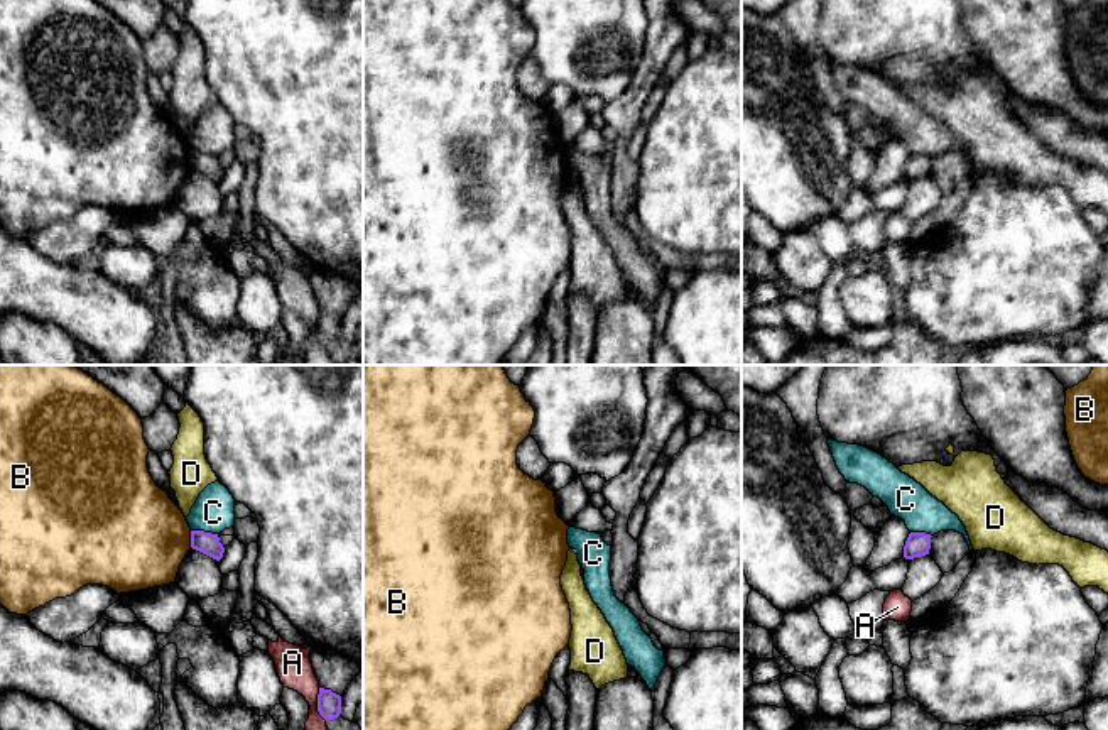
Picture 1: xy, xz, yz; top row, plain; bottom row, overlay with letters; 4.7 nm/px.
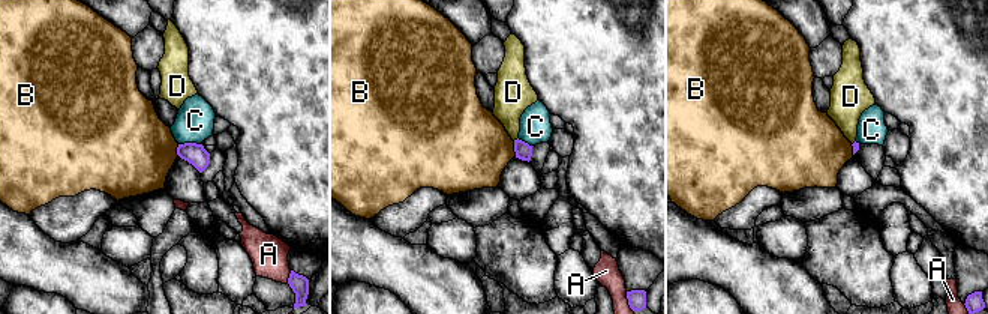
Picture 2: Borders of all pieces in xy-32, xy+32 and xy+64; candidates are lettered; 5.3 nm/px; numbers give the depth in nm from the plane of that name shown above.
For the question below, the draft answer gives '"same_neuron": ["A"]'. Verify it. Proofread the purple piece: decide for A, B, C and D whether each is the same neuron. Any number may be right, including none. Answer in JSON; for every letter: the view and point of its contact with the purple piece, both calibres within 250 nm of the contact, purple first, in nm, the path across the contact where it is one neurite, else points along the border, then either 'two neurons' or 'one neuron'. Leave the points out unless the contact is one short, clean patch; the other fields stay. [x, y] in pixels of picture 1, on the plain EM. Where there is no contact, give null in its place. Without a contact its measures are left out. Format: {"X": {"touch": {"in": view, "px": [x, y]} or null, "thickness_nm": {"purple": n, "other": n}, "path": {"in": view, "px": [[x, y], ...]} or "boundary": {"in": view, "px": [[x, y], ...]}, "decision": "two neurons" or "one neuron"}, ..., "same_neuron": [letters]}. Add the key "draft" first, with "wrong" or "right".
{"draft": "wrong", "A": {"touch": {"in": "xy", "px": [318, 326]}, "thickness_nm": {"purple": 110, "other": 170}, "decision": "two neurons"}, "B": {"touch": {"in": "xy", "px": [191, 161]}, "thickness_nm": {"purple": 110, "other": 460}, "decision": "two neurons"}, "C": {"touch": {"in": "xy", "px": [205, 154]}, "thickness_nm": {"purple": 110, "other": 190}, "boundary": {"in": "xy", "px": [[191, 151], [217, 156]]}, "decision": "two neurons"}, "D": {"touch": null, "decision": "two neurons"}, "same_neuron": []}

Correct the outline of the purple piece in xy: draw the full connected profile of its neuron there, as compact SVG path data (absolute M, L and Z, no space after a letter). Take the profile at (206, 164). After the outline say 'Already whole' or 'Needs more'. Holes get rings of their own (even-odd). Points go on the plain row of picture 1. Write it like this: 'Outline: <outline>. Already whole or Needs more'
Outline: M191 152L191 169L220 182L223 179L225 169L220 164L218 155L204 152Z. Already whole

